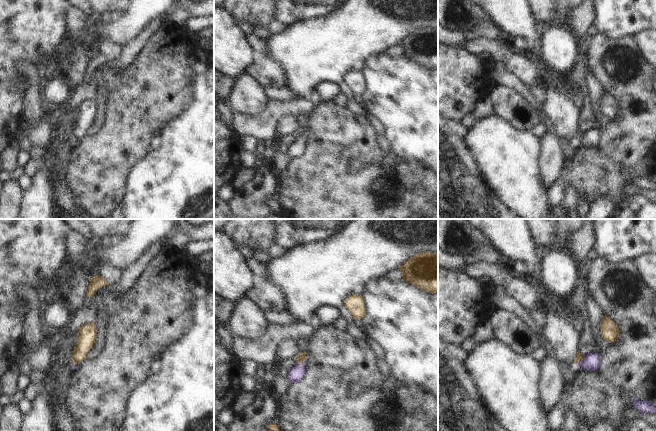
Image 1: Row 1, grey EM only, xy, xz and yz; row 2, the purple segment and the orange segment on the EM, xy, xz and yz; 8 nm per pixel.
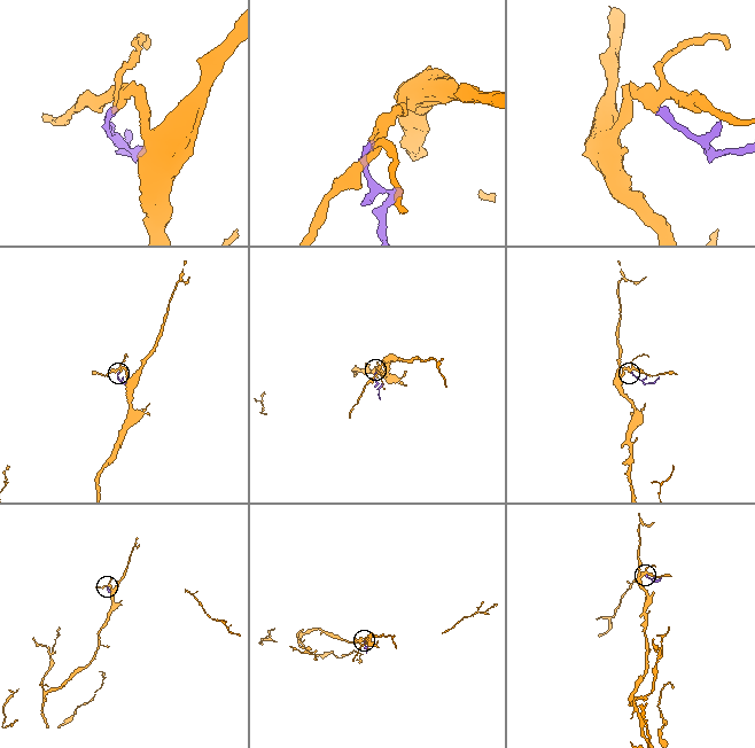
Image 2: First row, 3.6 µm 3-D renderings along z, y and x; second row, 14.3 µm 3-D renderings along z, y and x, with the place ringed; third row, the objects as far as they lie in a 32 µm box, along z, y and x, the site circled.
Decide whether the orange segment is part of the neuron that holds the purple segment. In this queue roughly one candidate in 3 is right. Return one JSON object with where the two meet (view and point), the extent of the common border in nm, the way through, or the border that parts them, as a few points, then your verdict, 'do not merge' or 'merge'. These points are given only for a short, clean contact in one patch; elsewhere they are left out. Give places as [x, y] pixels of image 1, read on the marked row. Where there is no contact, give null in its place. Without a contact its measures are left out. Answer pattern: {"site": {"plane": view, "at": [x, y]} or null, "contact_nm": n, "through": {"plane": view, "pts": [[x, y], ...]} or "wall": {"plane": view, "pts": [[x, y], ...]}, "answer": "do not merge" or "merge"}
{"site": {"plane": "yz", "at": [580, 361]}, "contact_nm": 100, "through": {"plane": "yz", "pts": [[591, 361], [580, 361], [578, 357]]}, "answer": "merge"}

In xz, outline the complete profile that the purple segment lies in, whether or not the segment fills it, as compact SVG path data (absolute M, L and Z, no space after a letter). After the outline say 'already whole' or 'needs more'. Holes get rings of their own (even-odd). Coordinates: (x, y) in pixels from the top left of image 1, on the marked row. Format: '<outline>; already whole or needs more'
M305 351L299 353L296 357L296 363L291 369L288 370L287 378L291 384L300 380L305 374L305 355Z; needs more

